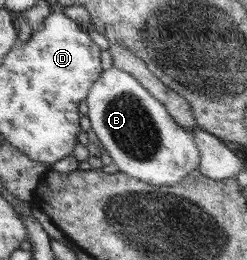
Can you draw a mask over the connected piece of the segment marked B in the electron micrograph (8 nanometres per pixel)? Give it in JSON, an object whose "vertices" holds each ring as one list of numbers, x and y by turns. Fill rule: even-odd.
{"vertices":[[112,66,104,70,86,96,88,119,100,145,121,173,149,185,174,186,200,165,200,150,193,135,178,125,160,103,133,75]]}

